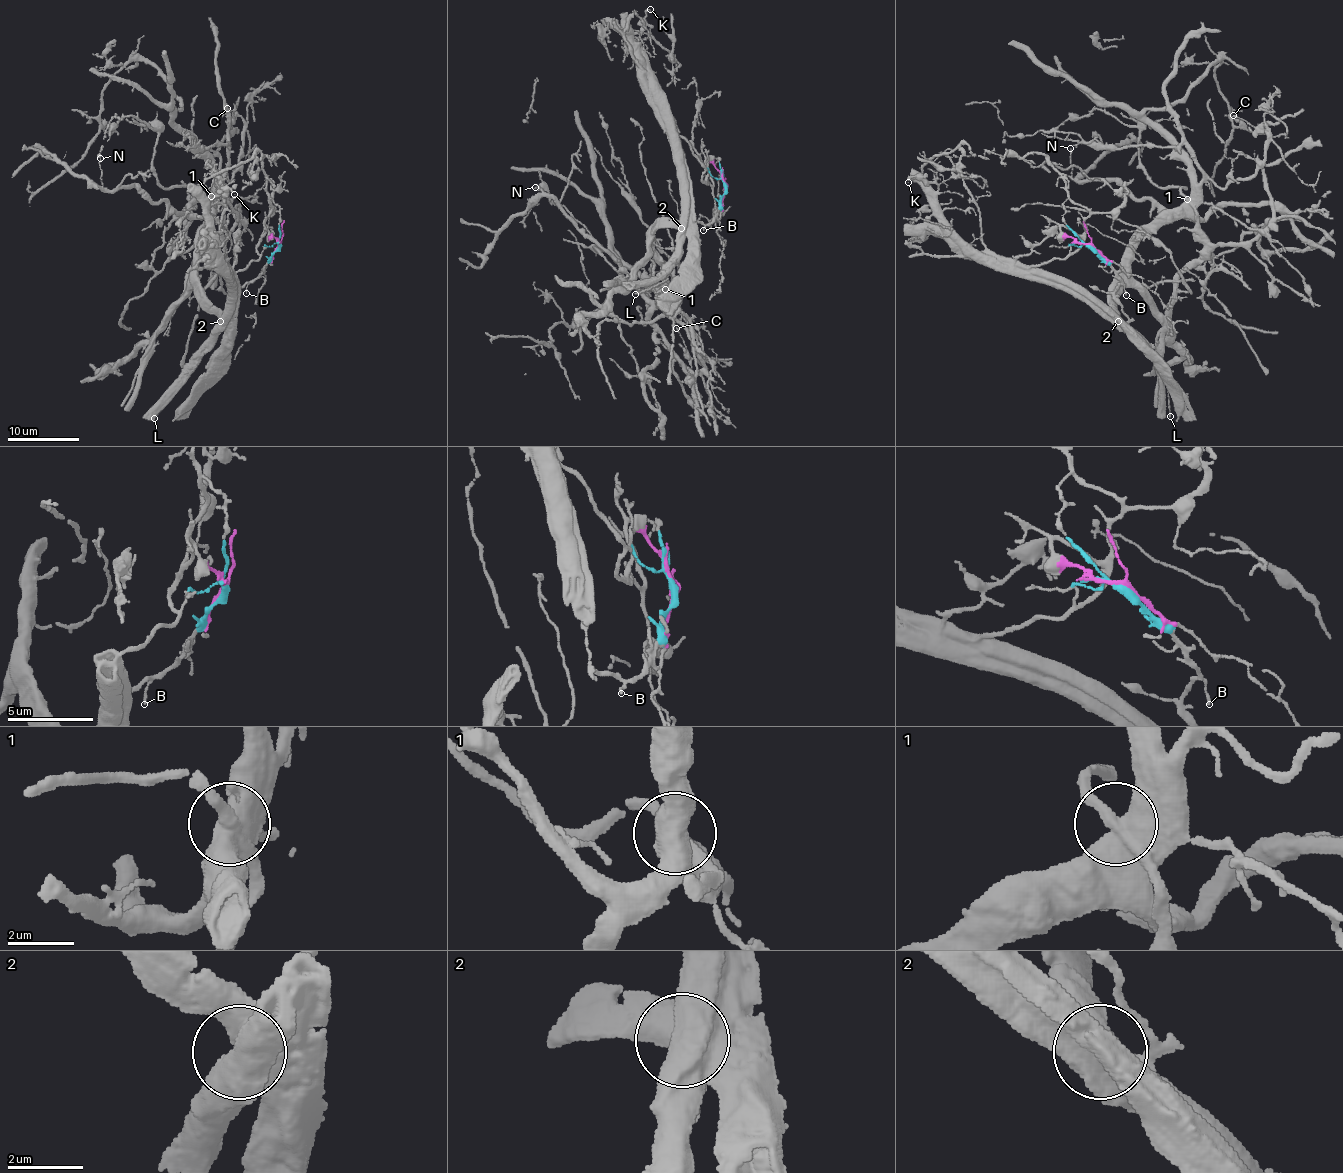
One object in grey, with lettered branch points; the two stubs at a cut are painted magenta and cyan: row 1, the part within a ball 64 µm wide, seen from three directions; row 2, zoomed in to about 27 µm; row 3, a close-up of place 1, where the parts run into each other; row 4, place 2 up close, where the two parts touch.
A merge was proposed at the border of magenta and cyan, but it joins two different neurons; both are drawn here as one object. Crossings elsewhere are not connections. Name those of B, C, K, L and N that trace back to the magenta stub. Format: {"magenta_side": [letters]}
{"magenta_side": ["C", "N"]}

